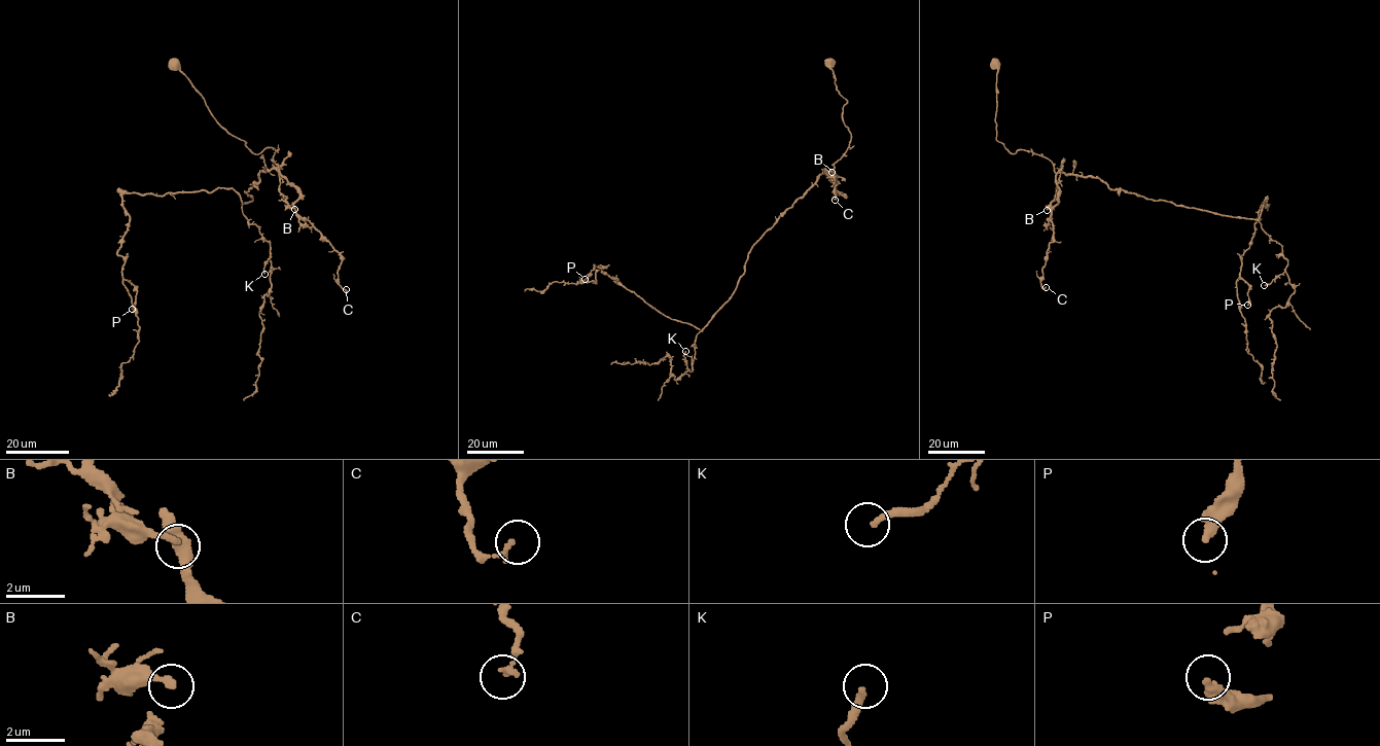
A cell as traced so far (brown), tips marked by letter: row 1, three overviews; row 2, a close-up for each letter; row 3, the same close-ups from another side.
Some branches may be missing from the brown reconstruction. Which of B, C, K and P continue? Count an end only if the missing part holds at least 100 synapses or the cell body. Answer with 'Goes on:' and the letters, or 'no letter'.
Goes on: no letter

